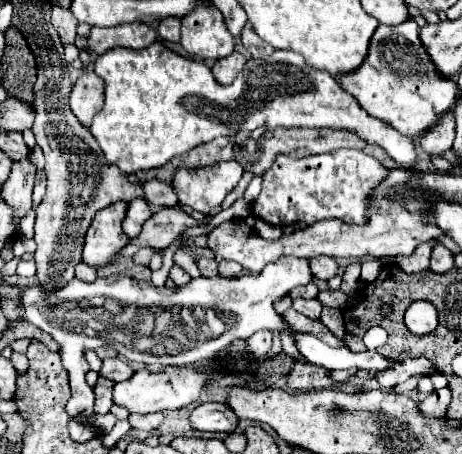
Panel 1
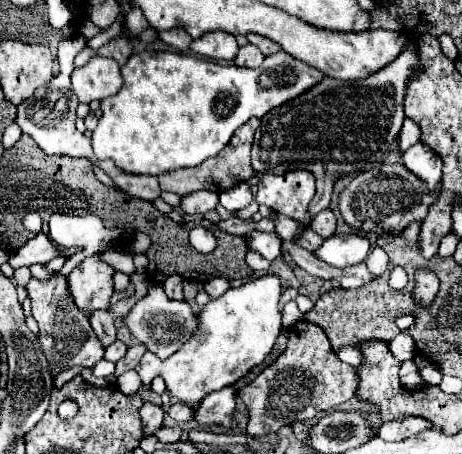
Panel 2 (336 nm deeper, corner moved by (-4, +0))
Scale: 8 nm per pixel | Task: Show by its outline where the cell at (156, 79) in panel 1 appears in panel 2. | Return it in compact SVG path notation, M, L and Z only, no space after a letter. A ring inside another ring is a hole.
M150 50L132 54L122 66L122 78L122 90L100 106L102 116L92 134L94 154L102 160L112 158L124 172L158 176L216 156L242 124L308 92L324 74L284 50L266 56L258 68L222 66L188 54Z

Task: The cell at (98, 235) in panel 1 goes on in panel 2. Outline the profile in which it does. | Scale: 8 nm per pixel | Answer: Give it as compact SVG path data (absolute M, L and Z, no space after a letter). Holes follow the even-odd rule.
M100 254L88 256L68 274L68 286L76 306L82 312L94 312L108 308L108 300L114 292L114 268L102 260Z

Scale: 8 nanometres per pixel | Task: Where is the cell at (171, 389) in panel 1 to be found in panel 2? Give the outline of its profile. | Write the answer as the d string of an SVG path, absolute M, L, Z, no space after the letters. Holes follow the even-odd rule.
M272 274L242 284L238 288L230 288L224 296L216 300L210 300L208 294L200 290L196 302L202 306L202 312L198 314L198 332L204 334L194 334L190 342L180 346L180 350L166 360L160 360L152 352L146 352L140 364L136 366L136 372L146 388L150 388L152 380L160 376L166 384L166 390L176 400L192 408L210 392L232 386L236 380L244 378L252 368L260 366L270 354L282 330L282 314L278 310L280 280Z

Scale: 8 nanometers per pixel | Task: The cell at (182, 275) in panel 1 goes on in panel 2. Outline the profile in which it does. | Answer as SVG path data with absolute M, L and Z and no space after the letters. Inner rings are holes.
M170 274L170 276L164 278L162 286L164 286L164 290L166 290L166 294L168 294L170 298L174 298L174 300L182 300L182 298L184 298L184 296L182 296L182 276Z

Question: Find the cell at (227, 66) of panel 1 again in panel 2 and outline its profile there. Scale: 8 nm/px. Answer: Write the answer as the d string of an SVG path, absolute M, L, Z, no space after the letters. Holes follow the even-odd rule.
M246 44L238 50L238 54L234 58L234 64L236 66L246 66L246 68L258 68L262 64L262 60L264 60L262 52L254 44Z

